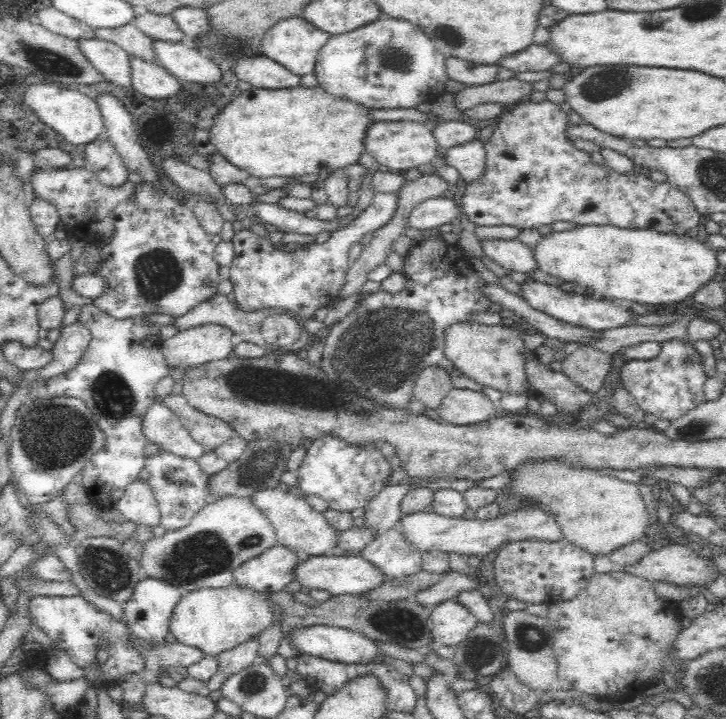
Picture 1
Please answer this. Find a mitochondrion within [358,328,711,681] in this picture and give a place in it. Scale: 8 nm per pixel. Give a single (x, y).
(397, 624)

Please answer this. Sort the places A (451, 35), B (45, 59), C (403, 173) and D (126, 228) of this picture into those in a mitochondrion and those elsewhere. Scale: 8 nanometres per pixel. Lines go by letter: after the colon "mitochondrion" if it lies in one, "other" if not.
A: mitochondrion
B: mitochondrion
C: other
D: other

